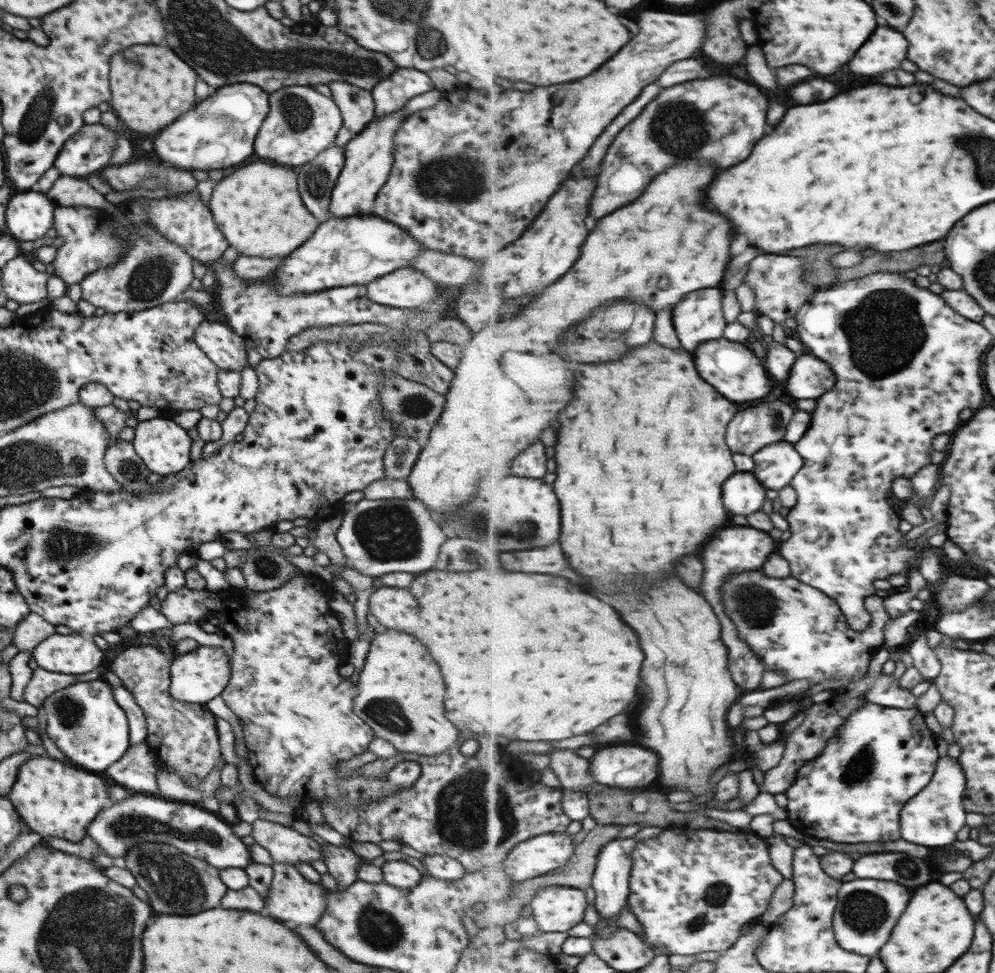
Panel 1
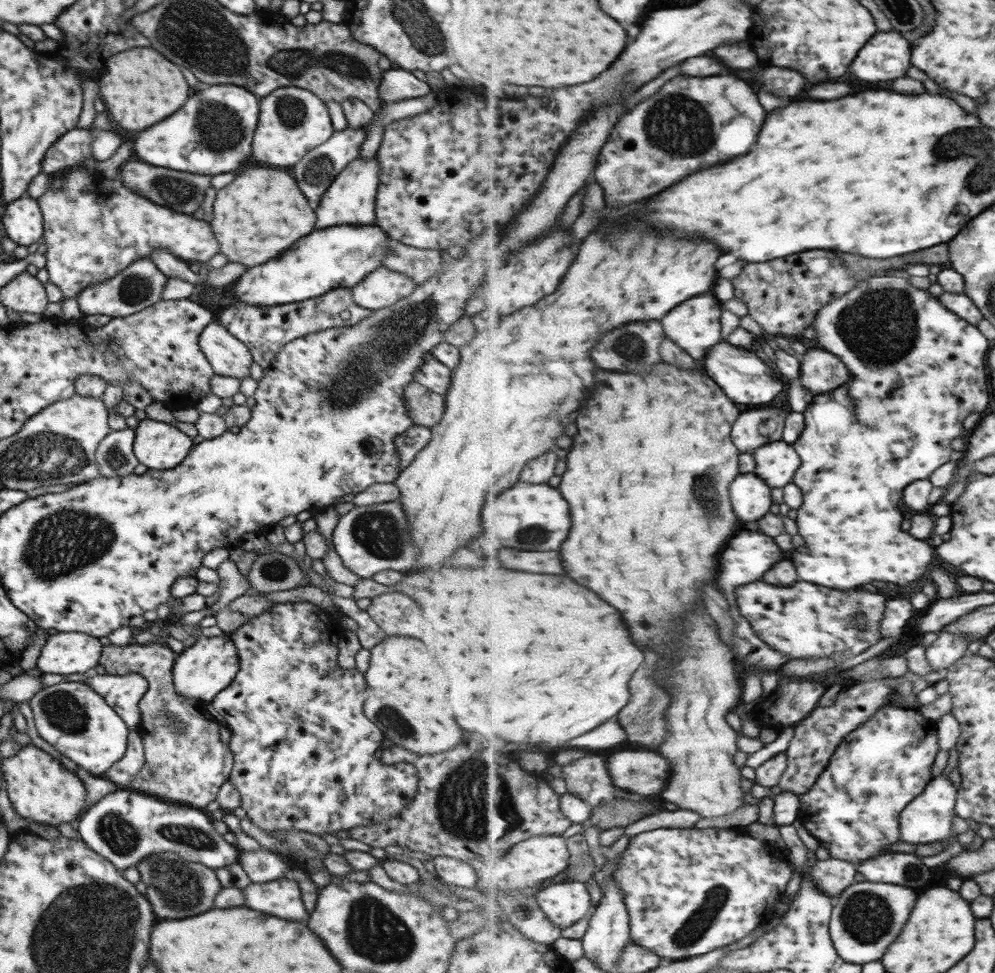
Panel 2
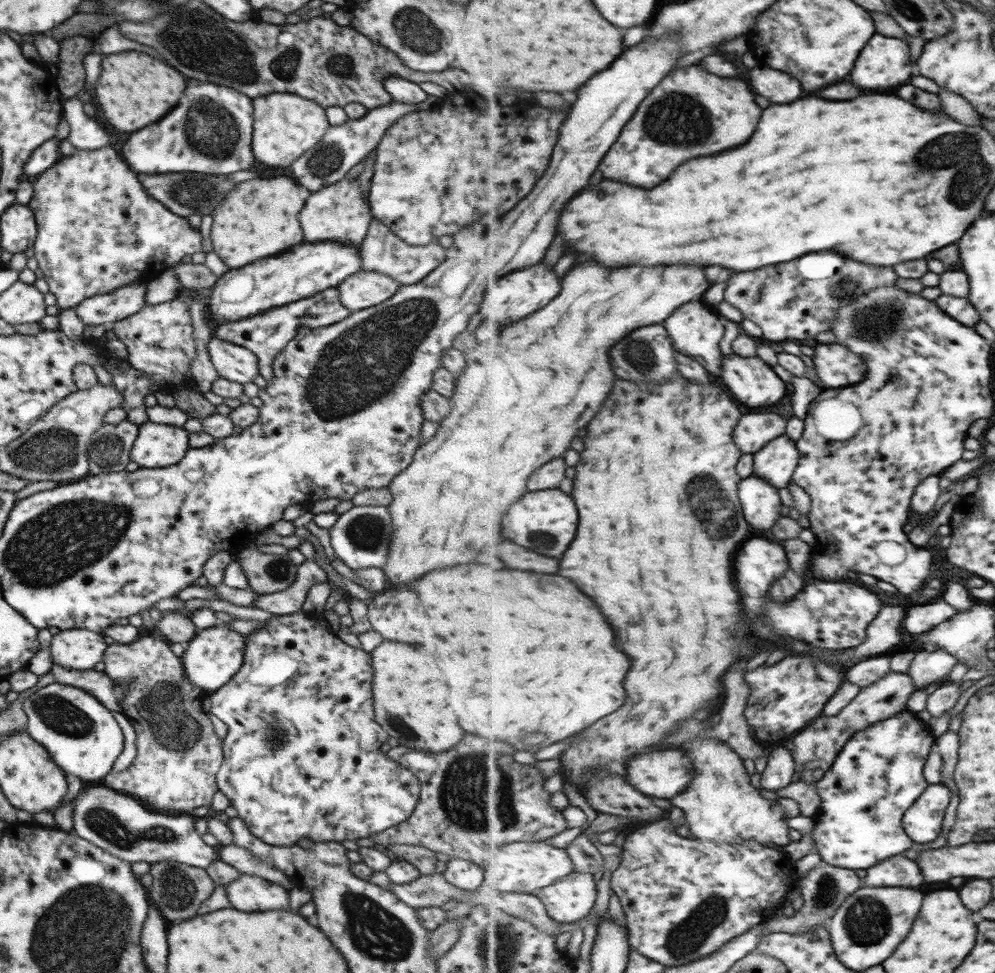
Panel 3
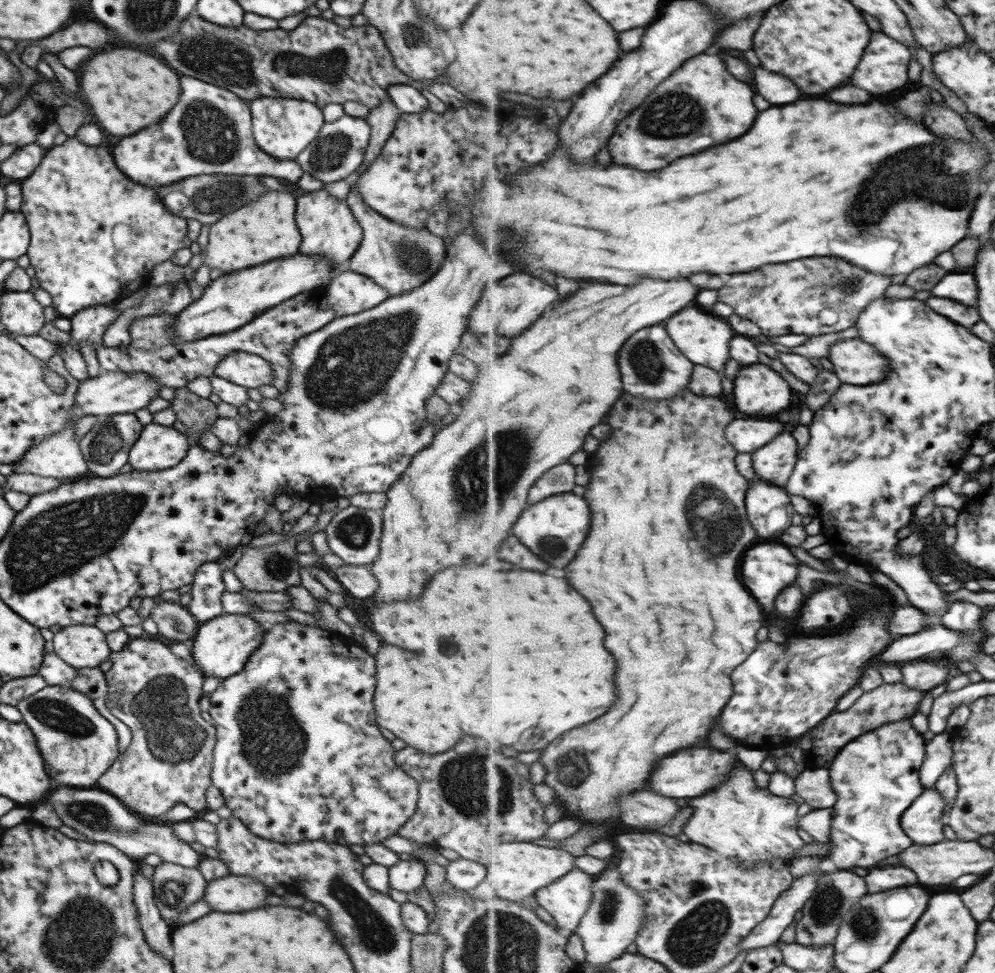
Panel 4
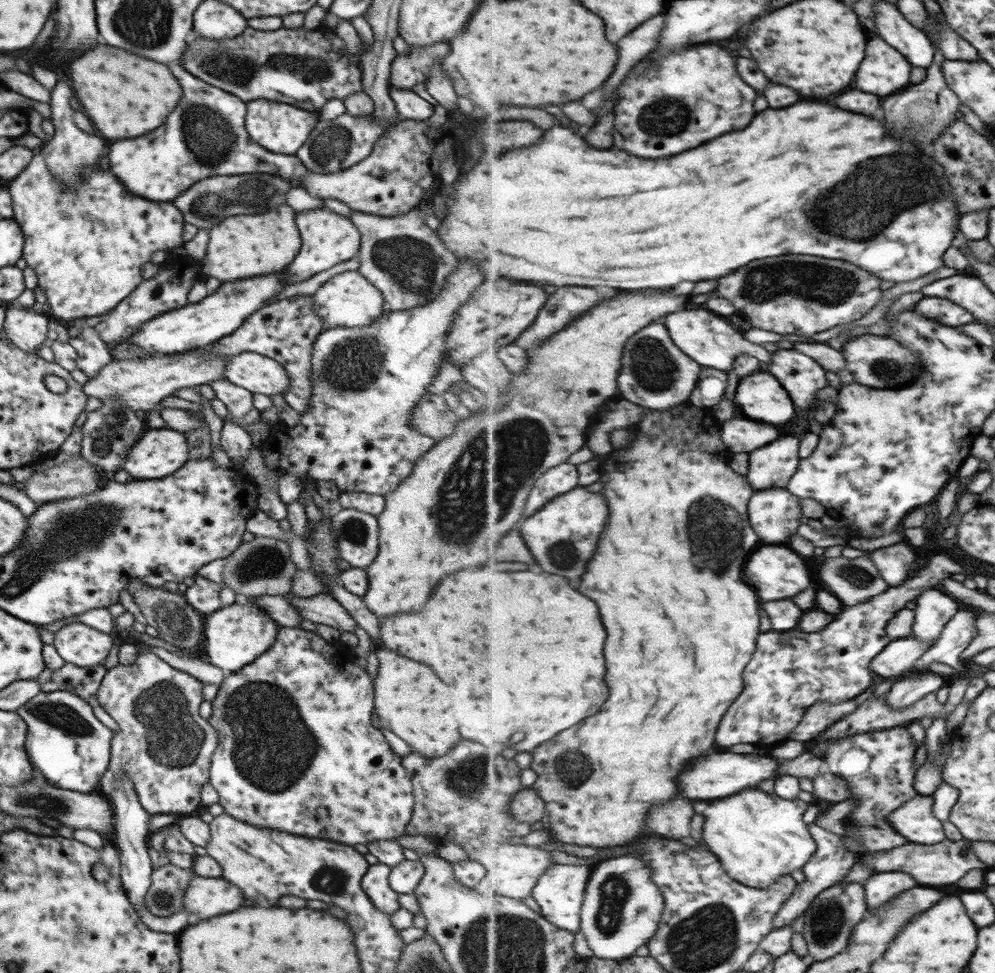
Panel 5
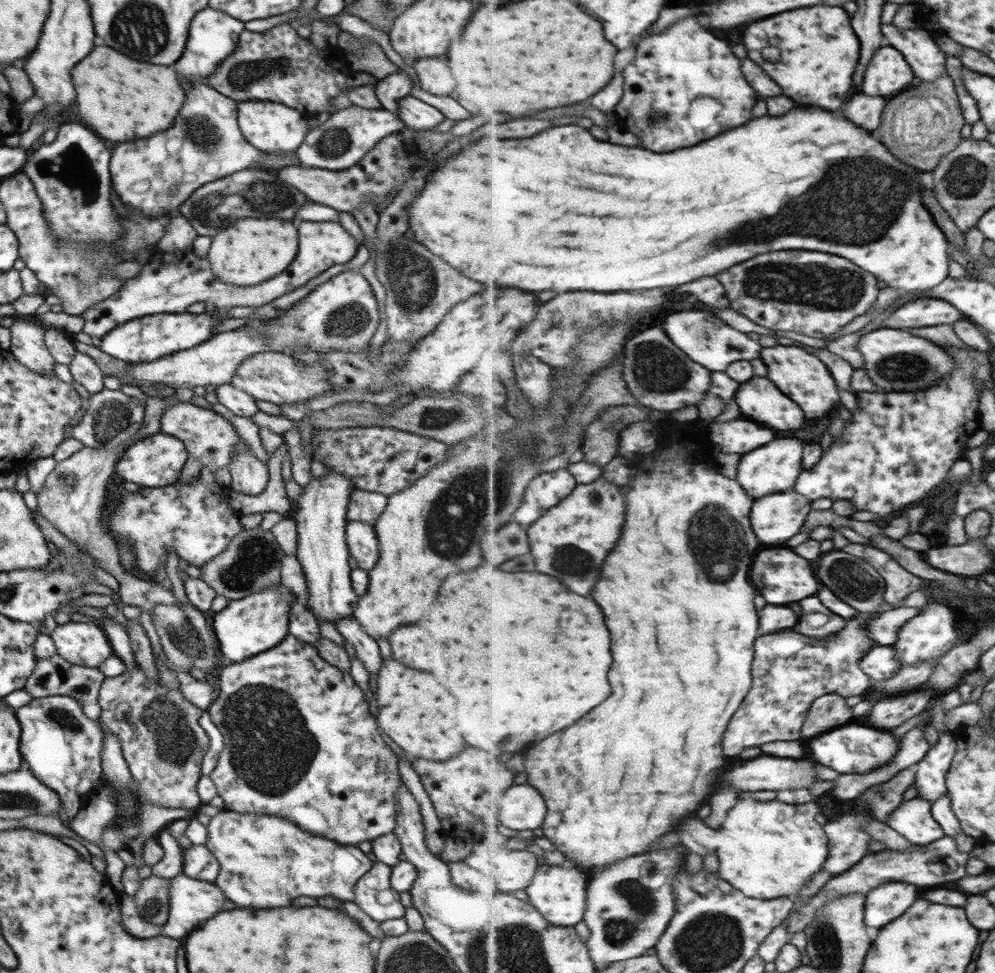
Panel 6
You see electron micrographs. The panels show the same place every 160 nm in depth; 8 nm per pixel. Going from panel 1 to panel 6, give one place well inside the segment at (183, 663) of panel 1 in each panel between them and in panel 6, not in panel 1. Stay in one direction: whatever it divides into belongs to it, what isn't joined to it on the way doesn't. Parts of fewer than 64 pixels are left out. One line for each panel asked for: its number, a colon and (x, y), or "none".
2: (200, 671)
3: (214, 654)
4: (220, 646)
5: (234, 635)
6: (246, 626)

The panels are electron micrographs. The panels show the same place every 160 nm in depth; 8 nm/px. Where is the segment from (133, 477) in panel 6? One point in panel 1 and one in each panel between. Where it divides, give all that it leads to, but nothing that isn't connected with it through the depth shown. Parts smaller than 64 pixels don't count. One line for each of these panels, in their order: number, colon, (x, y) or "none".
1: (163, 446)
2: (157, 445)
3: (155, 446)
4: (157, 447)
5: (158, 452)

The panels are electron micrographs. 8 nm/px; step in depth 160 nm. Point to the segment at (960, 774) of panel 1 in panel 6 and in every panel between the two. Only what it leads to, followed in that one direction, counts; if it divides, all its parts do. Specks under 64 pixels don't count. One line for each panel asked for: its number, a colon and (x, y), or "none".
2: (929, 818)
3: (924, 820)
4: (923, 821)
5: (916, 820)
6: (913, 819)

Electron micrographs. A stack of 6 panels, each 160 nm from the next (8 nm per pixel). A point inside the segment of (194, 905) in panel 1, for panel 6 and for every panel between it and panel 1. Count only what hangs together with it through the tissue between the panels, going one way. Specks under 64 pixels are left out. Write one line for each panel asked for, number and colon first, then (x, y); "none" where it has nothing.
2: (175, 888)
3: (171, 882)
4: (174, 887)
5: (164, 895)
6: (151, 898)

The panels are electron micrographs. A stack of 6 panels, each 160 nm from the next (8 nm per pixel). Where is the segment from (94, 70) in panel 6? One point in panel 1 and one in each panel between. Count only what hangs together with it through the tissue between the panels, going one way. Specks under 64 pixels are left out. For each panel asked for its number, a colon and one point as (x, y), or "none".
1: (150, 86)
2: (139, 87)
3: (132, 91)
4: (126, 90)
5: (123, 95)

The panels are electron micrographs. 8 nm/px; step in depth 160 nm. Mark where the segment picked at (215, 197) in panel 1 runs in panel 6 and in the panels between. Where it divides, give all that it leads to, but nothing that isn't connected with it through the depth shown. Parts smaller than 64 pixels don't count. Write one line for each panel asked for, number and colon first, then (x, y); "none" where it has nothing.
2: (255, 217)
3: (258, 218)
4: (263, 230)
5: (238, 247)
6: (251, 250)

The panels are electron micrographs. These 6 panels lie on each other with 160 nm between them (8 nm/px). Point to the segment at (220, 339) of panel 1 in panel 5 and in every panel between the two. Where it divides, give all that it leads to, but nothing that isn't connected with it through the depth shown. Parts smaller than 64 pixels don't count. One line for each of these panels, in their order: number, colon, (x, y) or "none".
2: (228, 357)
3: (233, 363)
4: (250, 371)
5: (259, 375)

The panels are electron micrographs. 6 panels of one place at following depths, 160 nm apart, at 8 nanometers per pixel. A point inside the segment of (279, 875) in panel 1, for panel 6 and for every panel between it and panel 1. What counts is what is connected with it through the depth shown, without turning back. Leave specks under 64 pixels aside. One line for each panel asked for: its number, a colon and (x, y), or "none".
2: (282, 898)
3: (248, 893)
4: (228, 894)
5: (204, 897)
6: (191, 901)

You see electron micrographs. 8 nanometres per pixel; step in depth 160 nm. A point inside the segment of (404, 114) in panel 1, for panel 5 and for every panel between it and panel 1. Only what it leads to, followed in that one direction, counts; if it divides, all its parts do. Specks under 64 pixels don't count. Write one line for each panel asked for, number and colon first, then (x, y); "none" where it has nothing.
2: (349, 200)
3: (337, 213)
4: (327, 227)
5: (326, 239)

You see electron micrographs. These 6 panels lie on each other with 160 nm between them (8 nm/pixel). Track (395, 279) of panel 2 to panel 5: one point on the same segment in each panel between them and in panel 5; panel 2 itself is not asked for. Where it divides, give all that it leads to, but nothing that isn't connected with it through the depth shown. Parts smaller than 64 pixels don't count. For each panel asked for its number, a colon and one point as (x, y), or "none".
3: (363, 289)
4: (348, 293)
5: (346, 300)

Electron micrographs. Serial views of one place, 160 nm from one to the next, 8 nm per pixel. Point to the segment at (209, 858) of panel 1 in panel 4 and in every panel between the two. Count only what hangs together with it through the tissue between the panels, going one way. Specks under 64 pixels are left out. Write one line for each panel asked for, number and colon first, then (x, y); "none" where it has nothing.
2: (123, 827)
3: (127, 829)
4: (96, 814)

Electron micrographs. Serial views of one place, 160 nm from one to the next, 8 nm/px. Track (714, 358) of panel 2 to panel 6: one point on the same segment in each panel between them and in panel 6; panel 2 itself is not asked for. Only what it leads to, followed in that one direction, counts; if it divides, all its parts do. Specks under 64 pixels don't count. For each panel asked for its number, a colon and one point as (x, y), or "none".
3: (754, 383)
4: (759, 390)
5: (762, 397)
6: (760, 399)

